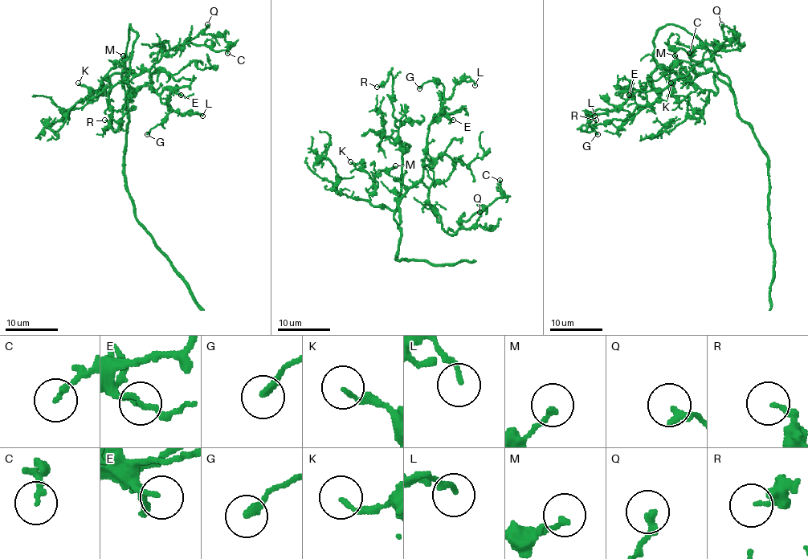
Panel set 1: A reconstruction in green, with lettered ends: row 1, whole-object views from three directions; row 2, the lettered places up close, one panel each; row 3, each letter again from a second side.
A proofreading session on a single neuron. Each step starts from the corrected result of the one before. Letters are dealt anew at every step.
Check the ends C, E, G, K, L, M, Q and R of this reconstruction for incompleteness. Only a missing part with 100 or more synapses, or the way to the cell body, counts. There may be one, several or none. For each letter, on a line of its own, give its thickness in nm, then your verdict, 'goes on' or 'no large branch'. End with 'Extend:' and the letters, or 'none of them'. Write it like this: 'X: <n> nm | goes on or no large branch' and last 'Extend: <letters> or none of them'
C: 190 nm | no large branch
E: 110 nm | no large branch
G: 240 nm | no large branch
K: 120 nm | no large branch
L: 160 nm | no large branch
M: 190 nm | no large branch
Q: 280 nm | no large branch
R: 170 nm | no large branch
Extend: none of them

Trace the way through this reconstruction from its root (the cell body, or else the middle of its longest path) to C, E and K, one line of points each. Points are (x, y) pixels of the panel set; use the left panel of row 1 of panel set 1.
C: (123, 70), (127, 90), (126, 72), (148, 70), (161, 50), (188, 41), (214, 50), (228, 46), (227, 53)
E: (123, 70), (126, 90), (127, 71), (136, 74), (148, 71), (155, 91), (159, 93), (173, 88), (181, 95)
K: (123, 70), (110, 78), (104, 95), (98, 90), (104, 92), (95, 100), (78, 83)

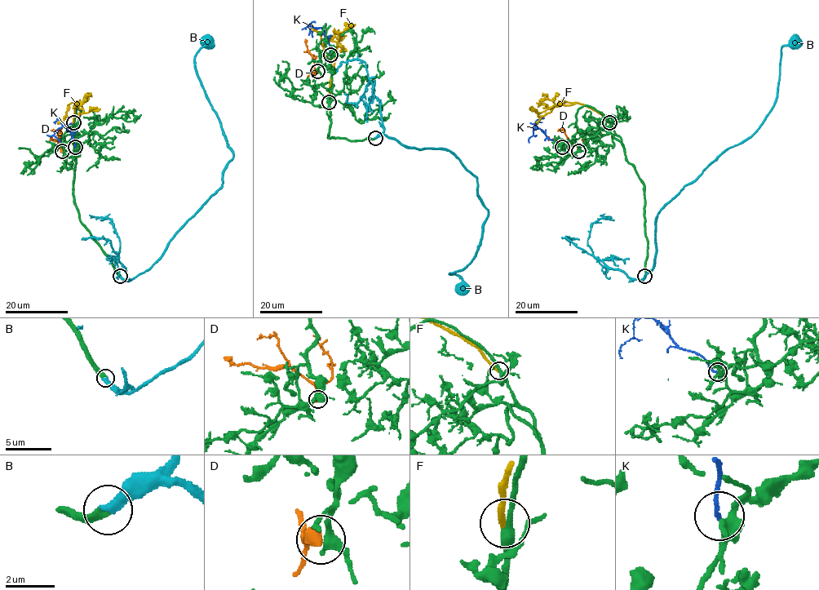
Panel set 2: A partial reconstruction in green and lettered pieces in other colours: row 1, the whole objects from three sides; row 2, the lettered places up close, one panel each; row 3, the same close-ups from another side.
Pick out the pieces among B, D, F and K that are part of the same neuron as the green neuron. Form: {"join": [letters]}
{"join": ["B"]}

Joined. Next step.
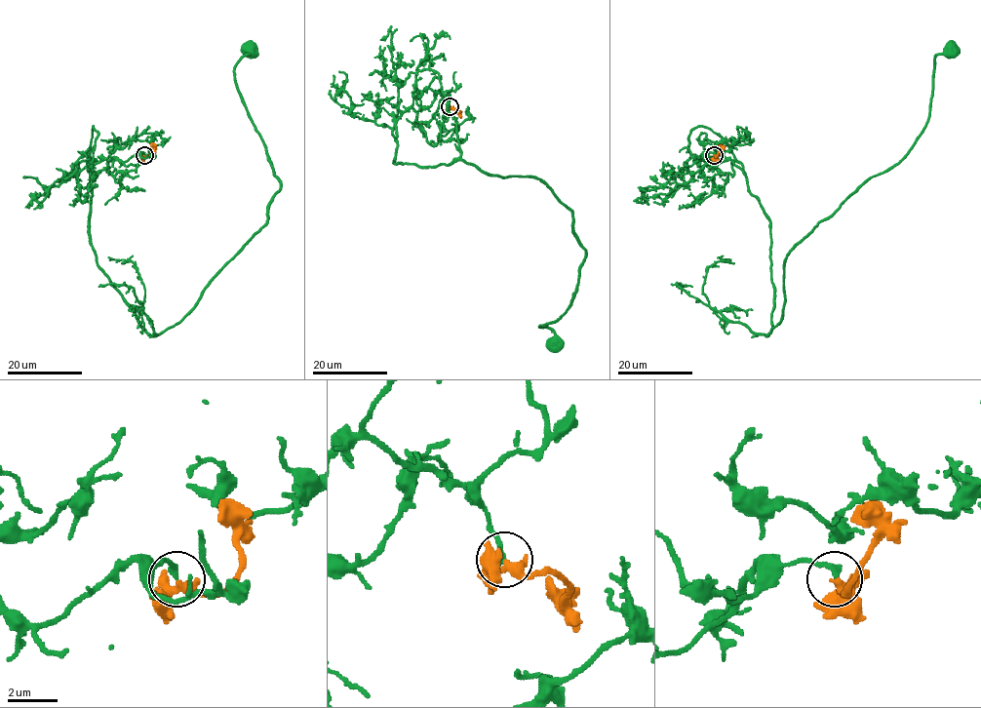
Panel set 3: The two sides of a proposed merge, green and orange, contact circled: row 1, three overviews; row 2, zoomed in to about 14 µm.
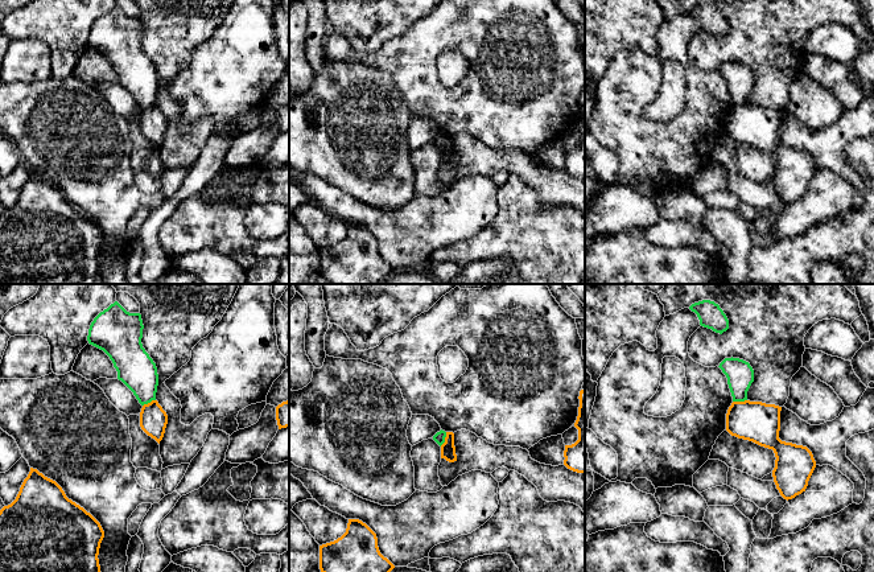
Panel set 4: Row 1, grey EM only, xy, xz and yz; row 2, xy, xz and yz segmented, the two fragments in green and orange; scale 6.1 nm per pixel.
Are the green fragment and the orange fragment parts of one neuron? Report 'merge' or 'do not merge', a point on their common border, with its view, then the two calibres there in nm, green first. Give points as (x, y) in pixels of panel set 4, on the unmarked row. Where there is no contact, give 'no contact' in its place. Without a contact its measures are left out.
do not merge | xz (444, 143) | 70/100 nm

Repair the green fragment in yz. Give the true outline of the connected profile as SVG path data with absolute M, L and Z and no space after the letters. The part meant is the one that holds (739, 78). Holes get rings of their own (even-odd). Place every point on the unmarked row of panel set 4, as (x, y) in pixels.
M725 62L720 70L727 82L733 106L747 104L747 95L754 86L754 74L749 66L739 62Z

